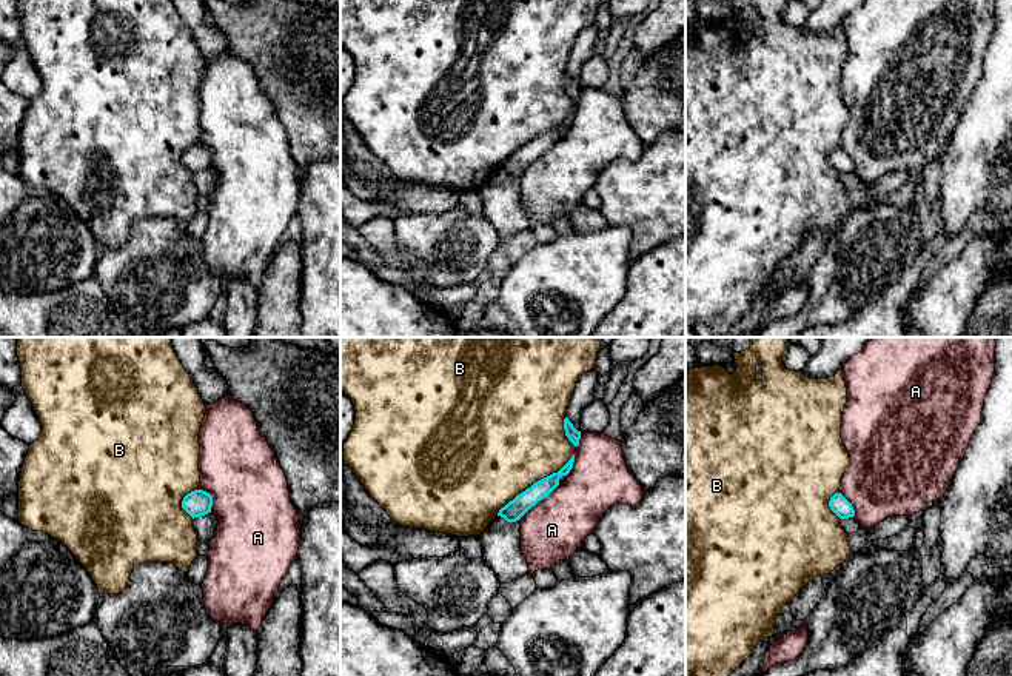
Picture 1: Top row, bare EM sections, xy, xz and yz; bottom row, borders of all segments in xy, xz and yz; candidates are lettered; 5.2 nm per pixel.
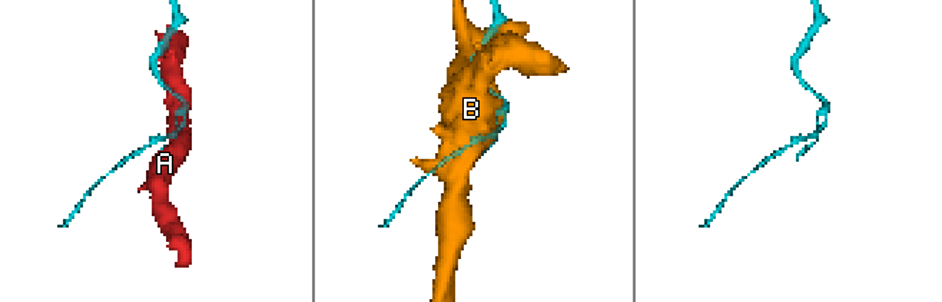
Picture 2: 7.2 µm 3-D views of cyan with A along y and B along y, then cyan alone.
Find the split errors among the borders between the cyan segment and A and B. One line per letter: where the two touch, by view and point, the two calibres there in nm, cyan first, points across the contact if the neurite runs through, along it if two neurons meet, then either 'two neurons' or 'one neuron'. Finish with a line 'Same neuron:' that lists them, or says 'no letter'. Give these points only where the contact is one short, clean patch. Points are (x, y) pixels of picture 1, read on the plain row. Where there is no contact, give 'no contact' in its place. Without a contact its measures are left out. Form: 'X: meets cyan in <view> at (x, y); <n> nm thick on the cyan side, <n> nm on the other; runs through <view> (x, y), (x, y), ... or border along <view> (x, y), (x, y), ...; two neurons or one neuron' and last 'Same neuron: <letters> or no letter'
A: meets cyan in xz at (539, 154); 100 nm thick on the cyan side, 320 nm on the other; two neurons
B: meets cyan in xz at (535, 137); 100 nm thick on the cyan side, 500 nm on the other; two neurons
Same neuron: no letter

